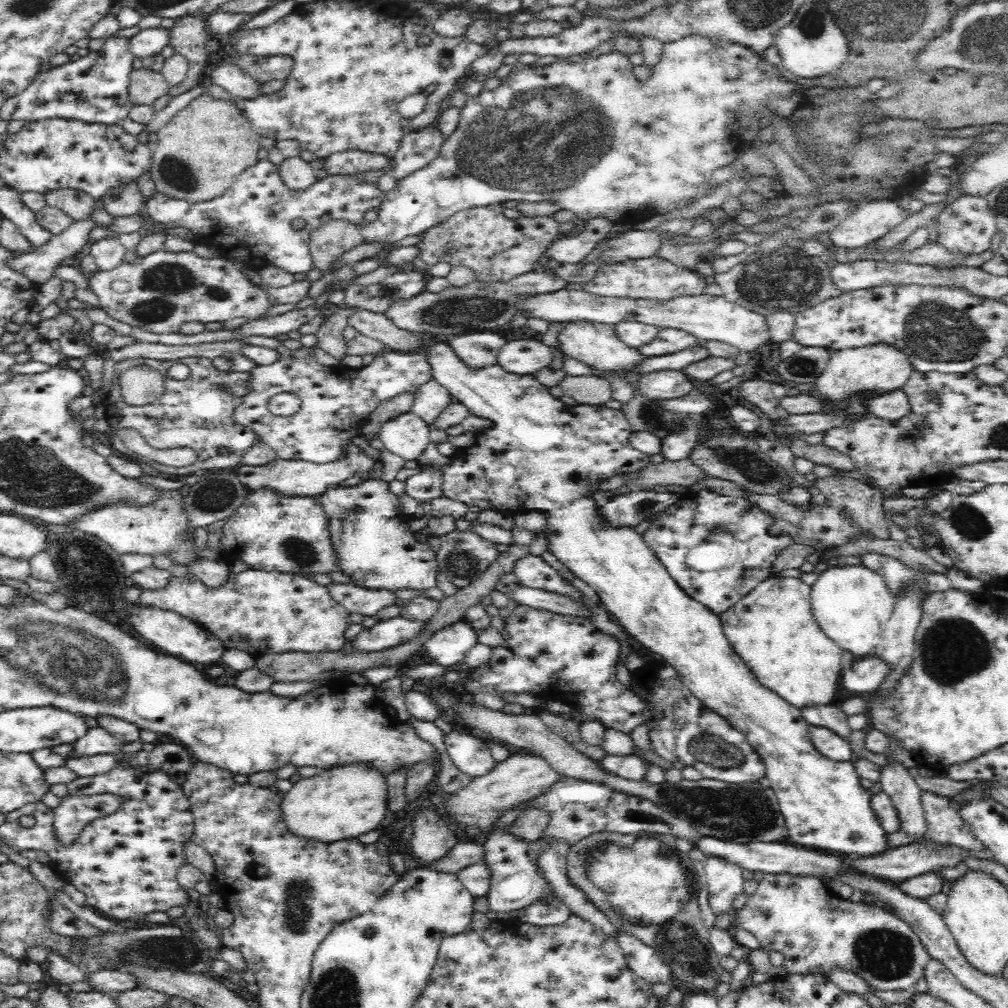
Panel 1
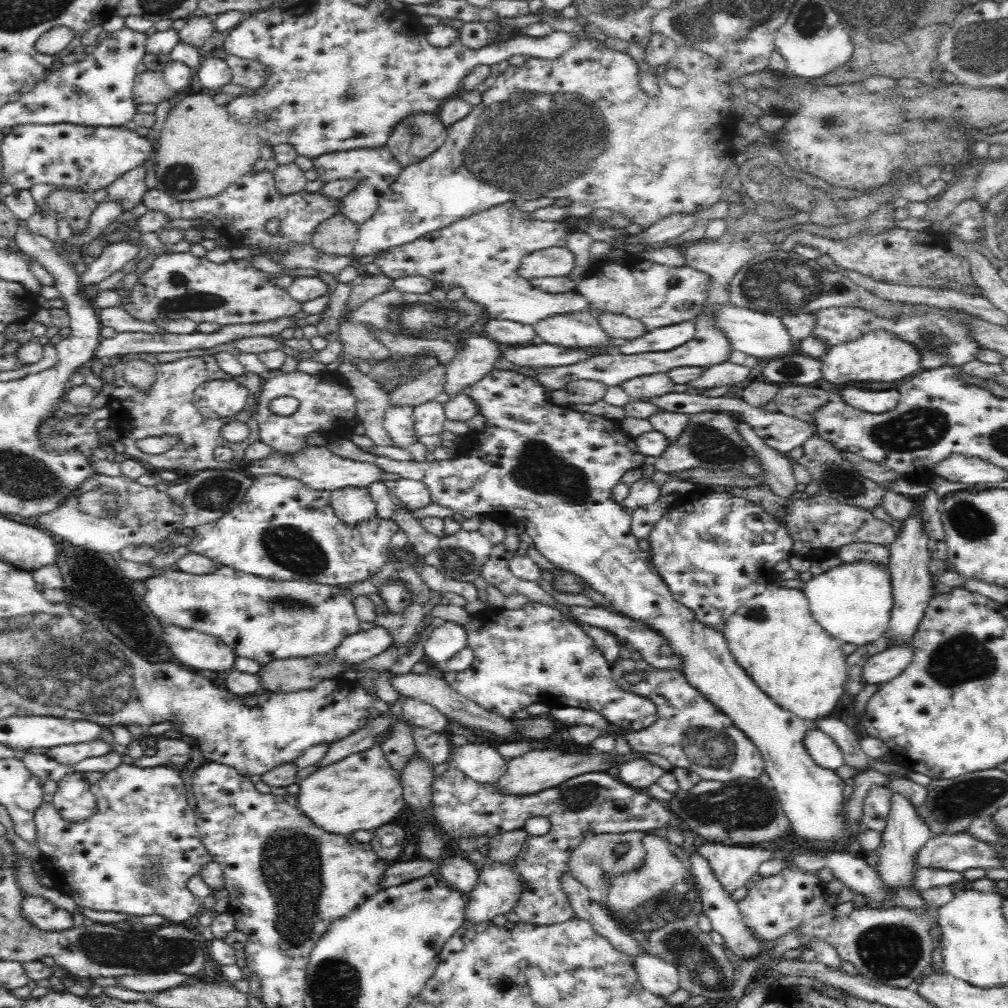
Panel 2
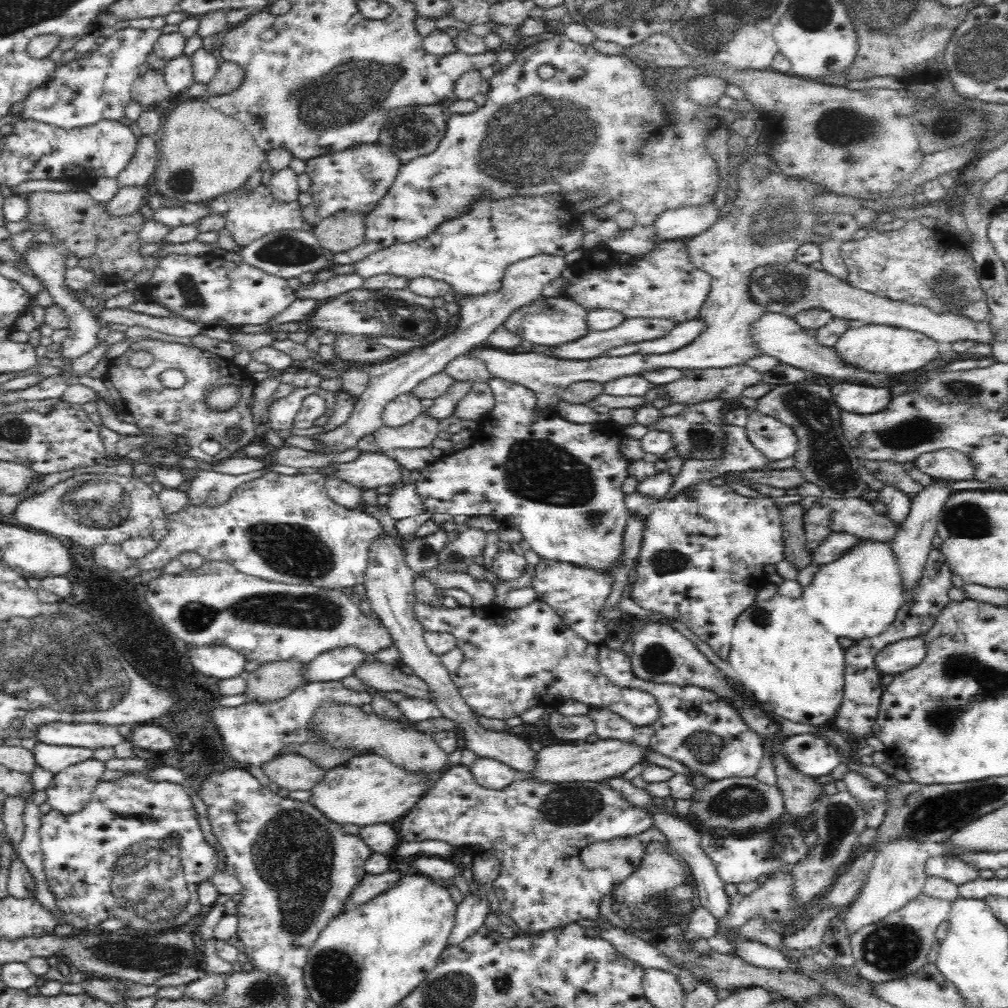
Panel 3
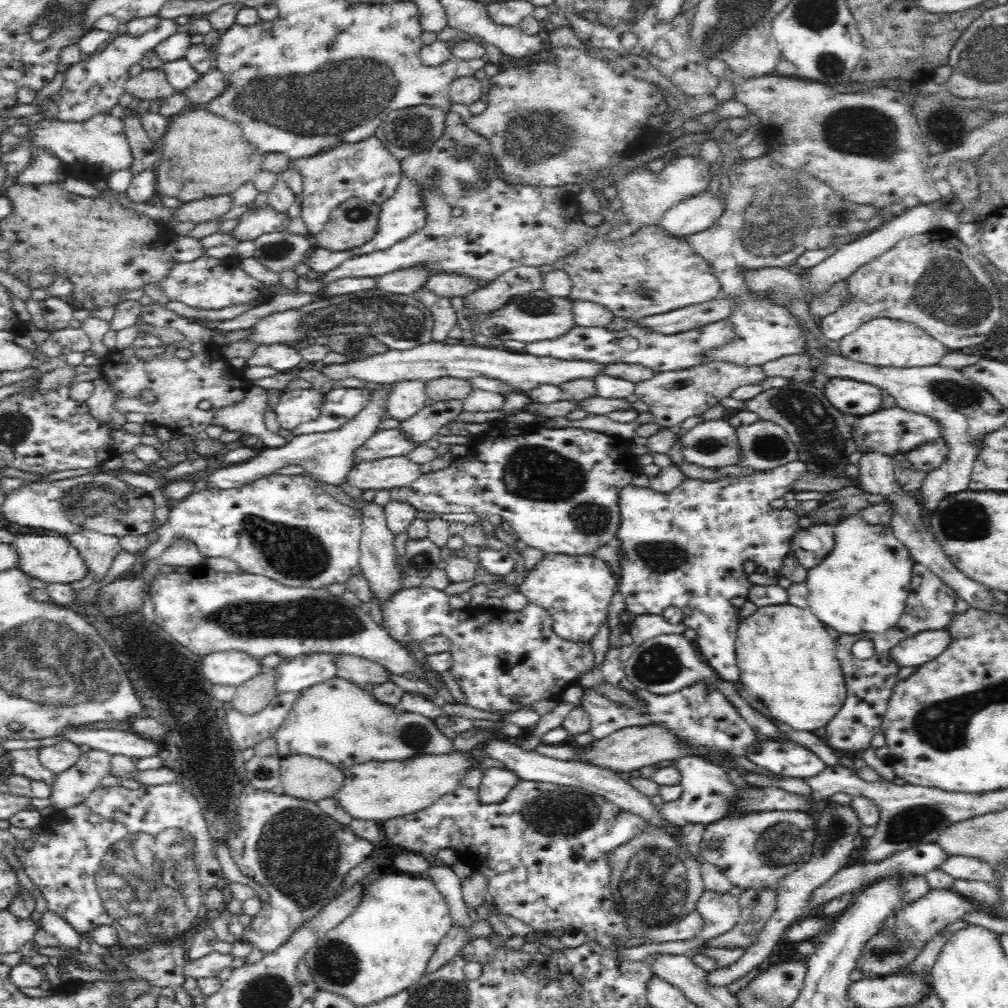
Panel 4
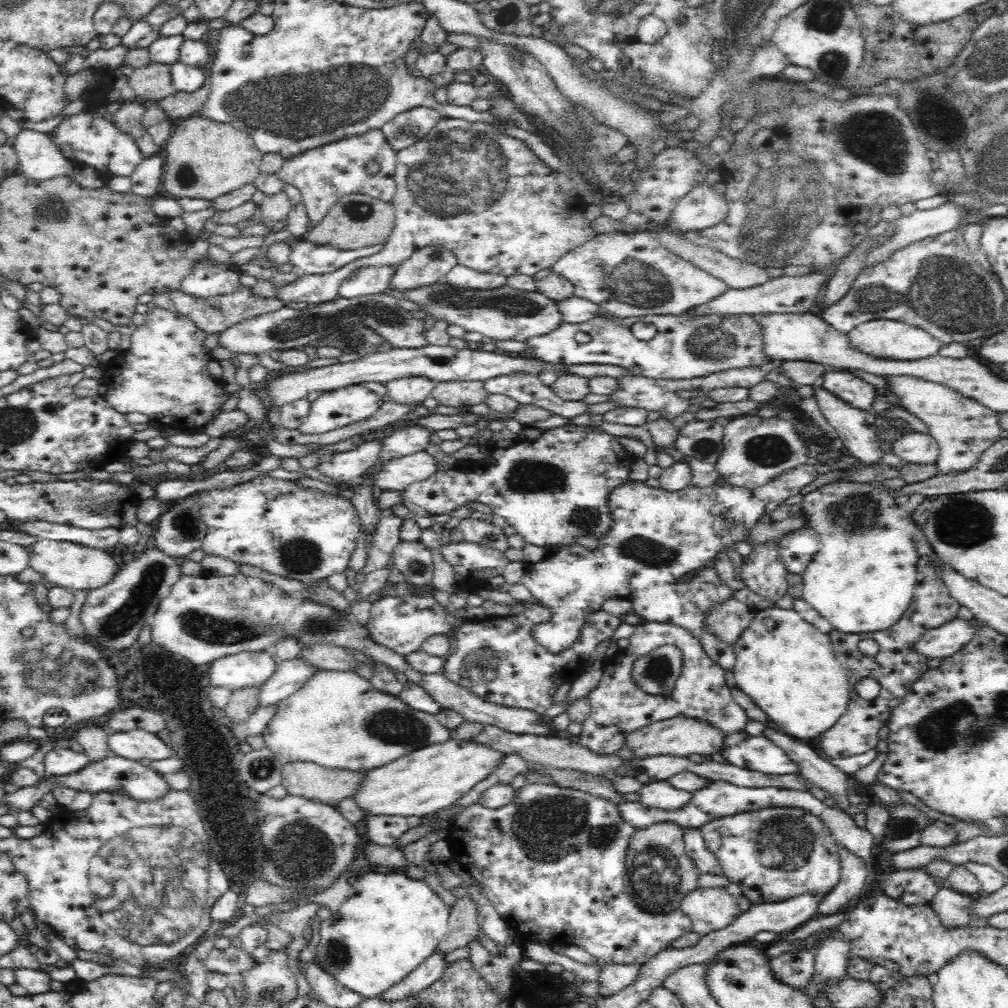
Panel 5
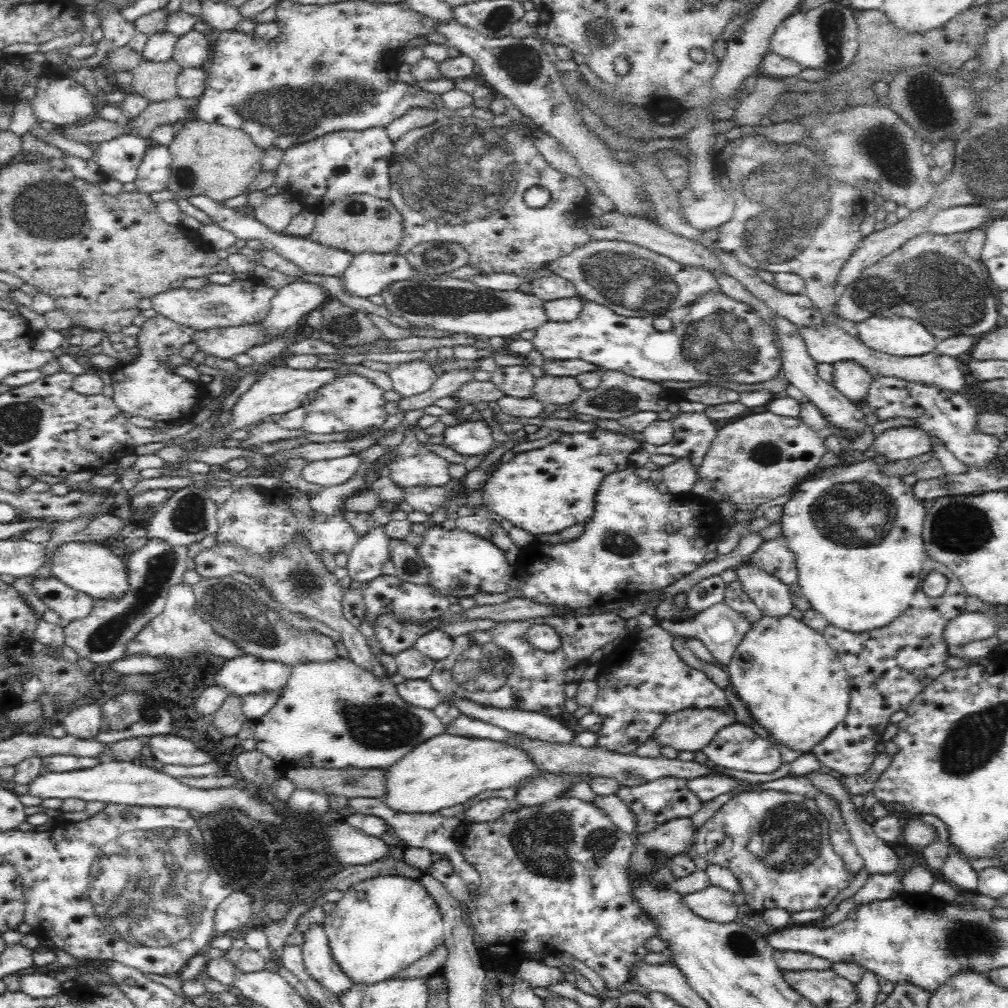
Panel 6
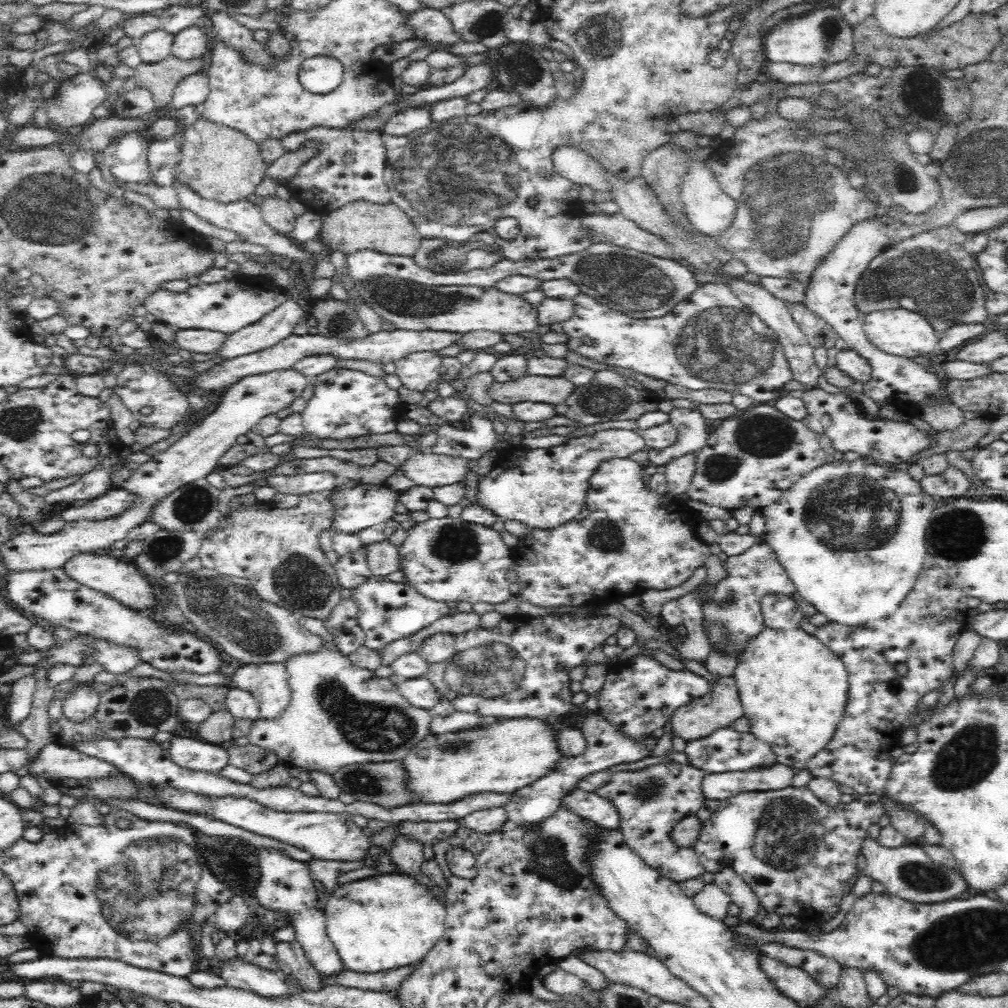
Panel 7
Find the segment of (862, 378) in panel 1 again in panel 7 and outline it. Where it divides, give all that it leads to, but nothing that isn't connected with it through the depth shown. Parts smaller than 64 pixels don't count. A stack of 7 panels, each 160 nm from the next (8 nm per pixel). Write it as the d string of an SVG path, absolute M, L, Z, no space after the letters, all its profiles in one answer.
M895 307L894 310L874 310L865 315L864 332L868 340L886 354L914 358L938 350L939 337L934 327L917 311Z

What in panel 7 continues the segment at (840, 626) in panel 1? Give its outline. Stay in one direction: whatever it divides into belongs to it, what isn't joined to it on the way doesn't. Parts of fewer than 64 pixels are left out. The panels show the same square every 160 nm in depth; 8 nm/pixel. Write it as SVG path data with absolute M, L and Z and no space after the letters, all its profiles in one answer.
M836 459L805 474L776 502L758 510L764 517L764 532L760 537L776 554L796 592L828 617L829 622L866 625L870 620L887 619L912 590L926 556L926 528L940 502L926 494L919 480L910 477L906 470L864 460Z

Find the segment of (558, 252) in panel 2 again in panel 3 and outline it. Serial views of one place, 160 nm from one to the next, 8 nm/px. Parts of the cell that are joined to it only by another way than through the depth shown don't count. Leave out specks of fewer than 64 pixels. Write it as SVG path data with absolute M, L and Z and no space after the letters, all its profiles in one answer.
M538 255L512 264L506 271L498 290L488 294L459 294L459 313L461 320L459 327L450 332L446 337L435 340L424 347L418 347L407 353L398 355L396 359L383 364L370 364L368 368L369 385L356 401L354 410L343 425L334 430L308 436L316 443L312 453L318 455L343 453L356 448L358 442L365 436L372 435L380 427L384 426L382 414L389 402L400 394L410 393L420 382L445 370L446 365L461 354L467 354L470 350L484 346L487 338L496 330L502 322L515 310L530 304L536 300L543 288L561 273L568 273L569 266L563 257Z

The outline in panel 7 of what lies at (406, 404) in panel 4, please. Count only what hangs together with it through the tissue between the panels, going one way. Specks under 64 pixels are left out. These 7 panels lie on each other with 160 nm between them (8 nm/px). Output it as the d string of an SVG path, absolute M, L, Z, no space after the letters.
M434 350L406 354L404 358L394 361L395 374L406 388L422 392L430 382L439 380L439 368L443 358L444 356Z

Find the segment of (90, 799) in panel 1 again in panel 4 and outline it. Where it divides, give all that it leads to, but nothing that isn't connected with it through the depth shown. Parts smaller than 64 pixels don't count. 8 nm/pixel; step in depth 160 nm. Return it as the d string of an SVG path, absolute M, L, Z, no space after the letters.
M90 749L81 755L76 765L57 774L49 796L51 810L64 810L80 804L99 787L100 779L108 775L111 758L106 752Z

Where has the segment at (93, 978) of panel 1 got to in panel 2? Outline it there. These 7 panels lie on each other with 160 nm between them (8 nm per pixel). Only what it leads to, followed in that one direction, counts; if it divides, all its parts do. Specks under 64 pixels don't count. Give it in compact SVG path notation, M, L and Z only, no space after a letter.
M167 972L166 974L141 974L118 977L118 984L134 992L159 993L177 986L182 986L192 979L187 974Z

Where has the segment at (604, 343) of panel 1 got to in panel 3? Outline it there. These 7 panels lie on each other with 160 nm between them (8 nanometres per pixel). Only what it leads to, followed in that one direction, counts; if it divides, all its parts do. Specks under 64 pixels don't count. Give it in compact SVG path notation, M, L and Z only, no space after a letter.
M541 294L530 304L515 310L502 322L502 325L508 331L512 331L512 333L534 345L554 347L574 342L574 340L586 336L590 331L588 325L586 325L586 309L583 306L578 305L566 296L546 297Z

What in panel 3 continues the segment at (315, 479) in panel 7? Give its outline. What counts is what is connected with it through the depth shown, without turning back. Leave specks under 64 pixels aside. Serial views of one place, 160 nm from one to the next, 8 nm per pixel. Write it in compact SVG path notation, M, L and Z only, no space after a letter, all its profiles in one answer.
M423 413L403 427L390 428L384 425L373 432L372 436L380 449L378 452L391 454L396 449L431 447L438 431L438 421Z

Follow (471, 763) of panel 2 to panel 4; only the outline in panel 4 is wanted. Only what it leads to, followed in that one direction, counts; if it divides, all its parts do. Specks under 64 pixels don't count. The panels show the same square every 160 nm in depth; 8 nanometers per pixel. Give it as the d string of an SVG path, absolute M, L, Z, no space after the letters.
M500 768L482 769L479 784L479 799L483 803L501 803L516 786L518 776Z

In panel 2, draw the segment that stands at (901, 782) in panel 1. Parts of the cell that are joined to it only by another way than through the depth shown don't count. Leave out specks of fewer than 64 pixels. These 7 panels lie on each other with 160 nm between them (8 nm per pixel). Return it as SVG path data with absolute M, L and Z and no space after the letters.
M894 793L891 796L891 809L886 819L886 826L881 832L880 846L870 857L871 864L883 883L885 890L913 890L919 850L930 840L931 834L927 824L918 817L914 805L907 797Z

